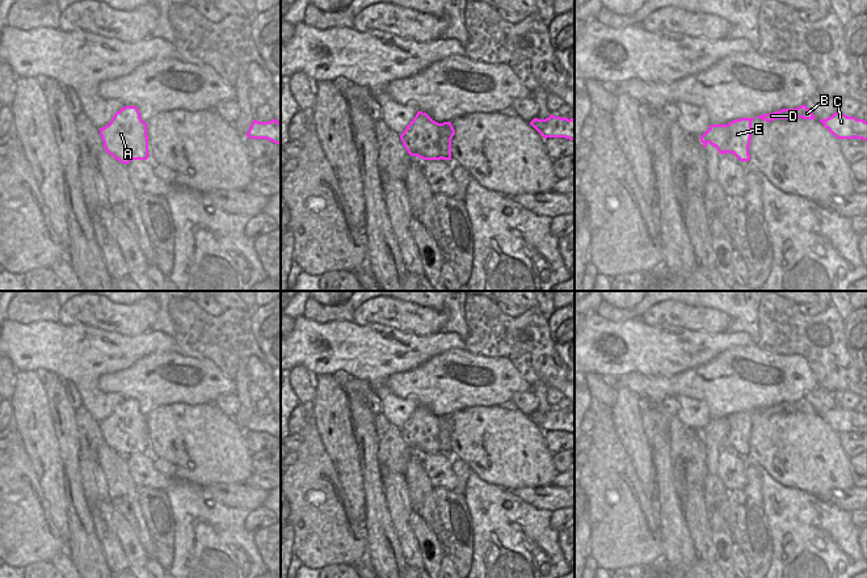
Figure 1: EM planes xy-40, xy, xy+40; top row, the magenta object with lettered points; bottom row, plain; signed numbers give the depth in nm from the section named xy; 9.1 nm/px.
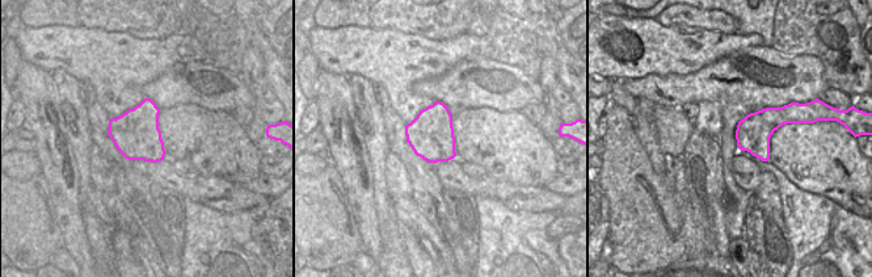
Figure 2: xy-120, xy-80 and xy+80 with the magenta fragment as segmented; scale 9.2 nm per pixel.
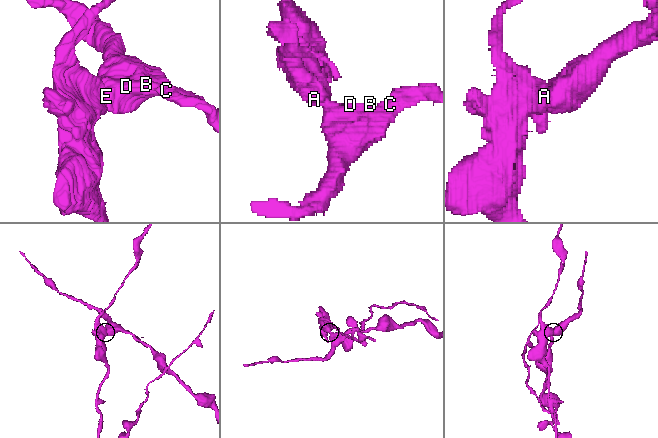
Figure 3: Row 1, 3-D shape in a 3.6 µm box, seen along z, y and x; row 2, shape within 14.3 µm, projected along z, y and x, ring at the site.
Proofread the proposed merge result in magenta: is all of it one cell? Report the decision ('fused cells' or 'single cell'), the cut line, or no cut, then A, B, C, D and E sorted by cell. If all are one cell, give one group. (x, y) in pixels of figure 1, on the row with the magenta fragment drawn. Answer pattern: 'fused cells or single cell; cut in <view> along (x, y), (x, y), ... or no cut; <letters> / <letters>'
fused cells; cut in xy along (438, 123), (438, 154), (441, 157); A / B C D E

